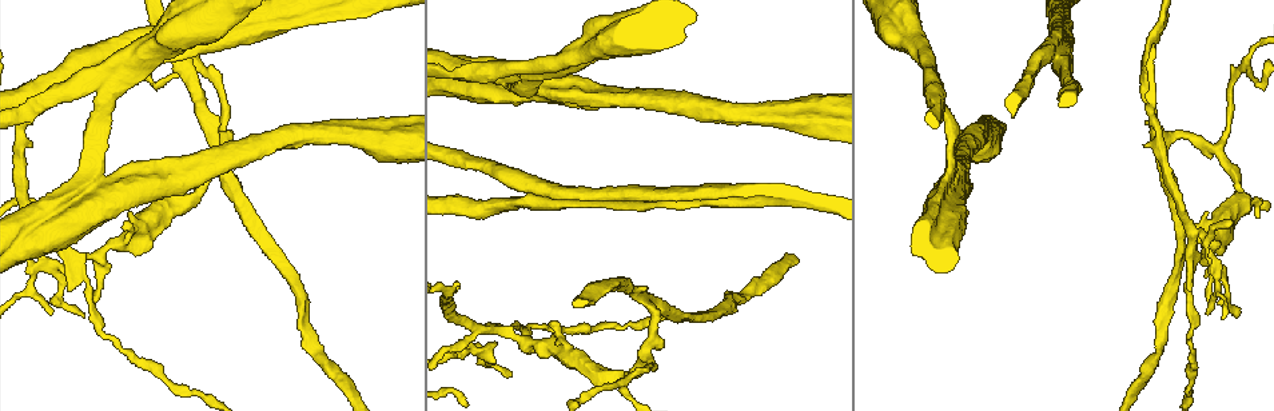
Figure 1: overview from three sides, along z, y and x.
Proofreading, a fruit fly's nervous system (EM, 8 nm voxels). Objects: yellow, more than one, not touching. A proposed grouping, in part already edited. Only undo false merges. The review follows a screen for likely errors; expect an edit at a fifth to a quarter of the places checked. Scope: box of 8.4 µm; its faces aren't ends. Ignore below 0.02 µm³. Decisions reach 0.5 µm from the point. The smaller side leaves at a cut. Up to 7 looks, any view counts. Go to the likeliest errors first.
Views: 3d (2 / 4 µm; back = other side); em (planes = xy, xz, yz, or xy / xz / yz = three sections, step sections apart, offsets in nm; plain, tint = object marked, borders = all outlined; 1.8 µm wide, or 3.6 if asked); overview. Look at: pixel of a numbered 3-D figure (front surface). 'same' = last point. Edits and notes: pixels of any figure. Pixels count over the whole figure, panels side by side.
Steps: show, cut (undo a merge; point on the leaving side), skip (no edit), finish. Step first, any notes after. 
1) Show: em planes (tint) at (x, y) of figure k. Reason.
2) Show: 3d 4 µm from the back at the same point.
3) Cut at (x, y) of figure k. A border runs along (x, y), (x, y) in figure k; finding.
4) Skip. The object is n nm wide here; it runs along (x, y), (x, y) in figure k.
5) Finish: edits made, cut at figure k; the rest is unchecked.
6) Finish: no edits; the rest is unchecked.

Show: 3d 4 µm at (950, 190) of figure 1. Calibre changes.

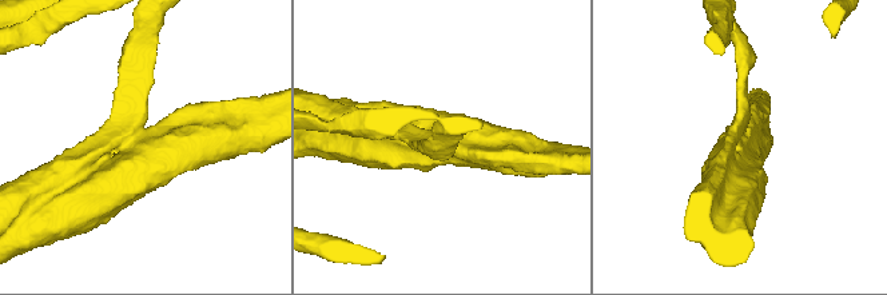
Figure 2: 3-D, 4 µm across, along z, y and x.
Show: em 3.6 µm xy step 4 (borders) at (136, 142) of figure 2. Now the EM.

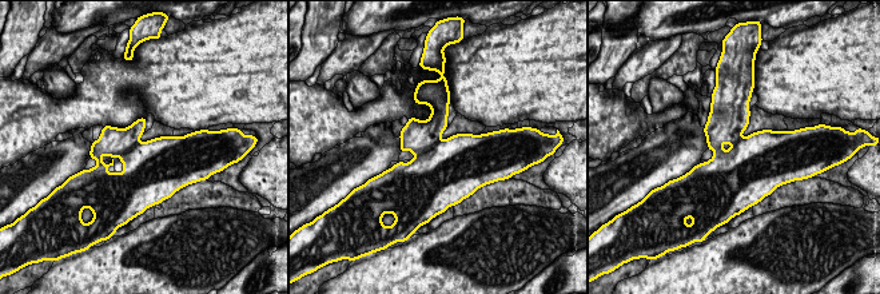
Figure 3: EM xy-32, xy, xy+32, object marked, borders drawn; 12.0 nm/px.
Show: em 3.6 µm planes (borders) at the same point.

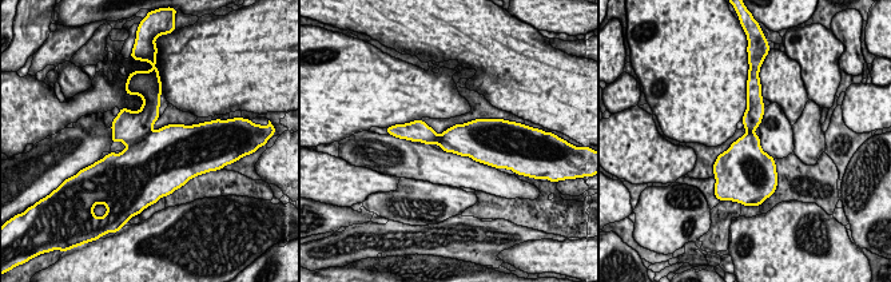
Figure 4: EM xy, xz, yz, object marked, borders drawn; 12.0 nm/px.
Skip. All the same neuron.

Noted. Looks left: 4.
Show: 3d 2 µm at (223, 137) of figure 1. Abrupt turn.

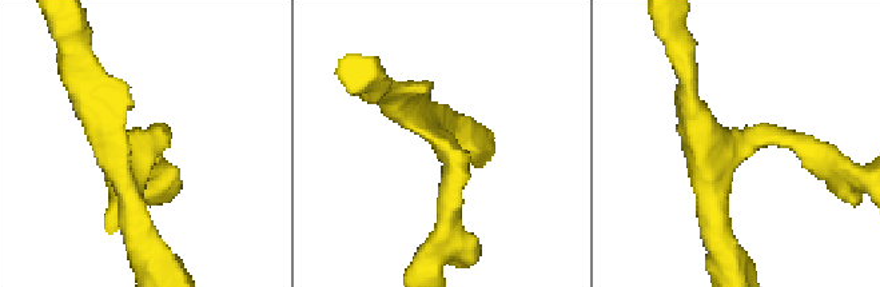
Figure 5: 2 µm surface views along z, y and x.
Show: em xy step 16 (plain) at (144, 148) of figure 5. 3 arms meet here; the arms are 200, 220, 220 nm wide.

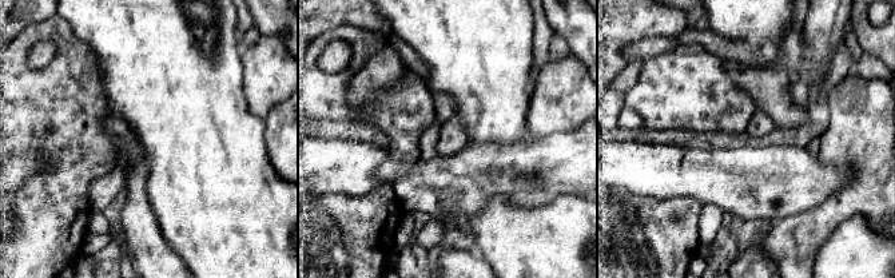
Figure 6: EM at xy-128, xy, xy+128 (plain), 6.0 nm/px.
Show: em xy step 16 (borders) at the same point.

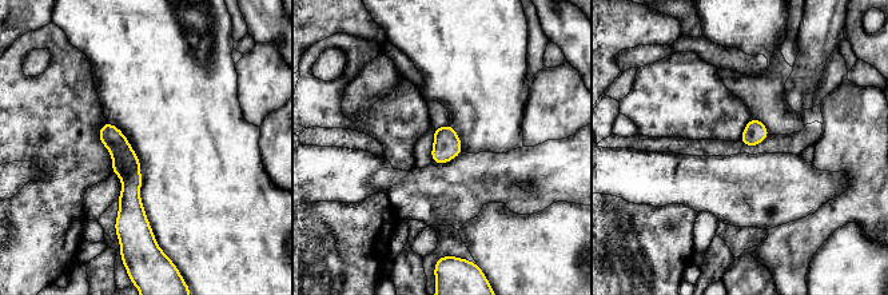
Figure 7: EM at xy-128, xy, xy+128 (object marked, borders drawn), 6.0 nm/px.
Skip. The object is 80 nm wide here; one neuron here.

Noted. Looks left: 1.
Finish: no edits; the rest is unchecked.

